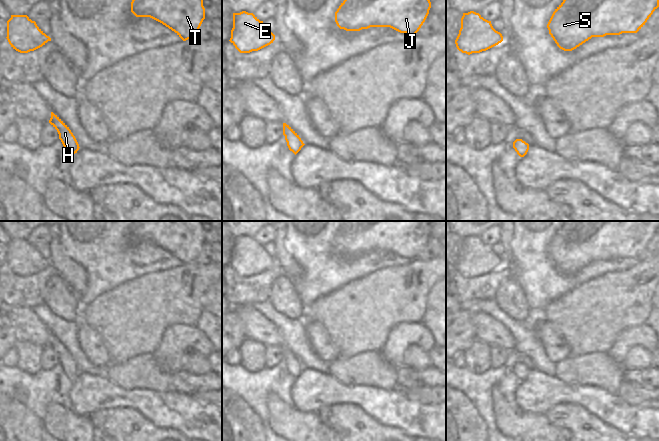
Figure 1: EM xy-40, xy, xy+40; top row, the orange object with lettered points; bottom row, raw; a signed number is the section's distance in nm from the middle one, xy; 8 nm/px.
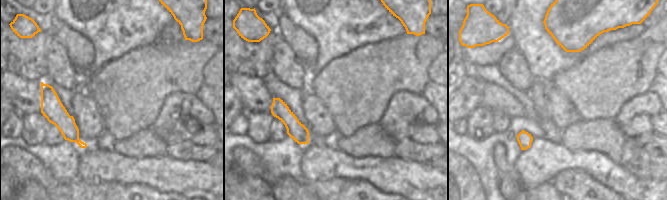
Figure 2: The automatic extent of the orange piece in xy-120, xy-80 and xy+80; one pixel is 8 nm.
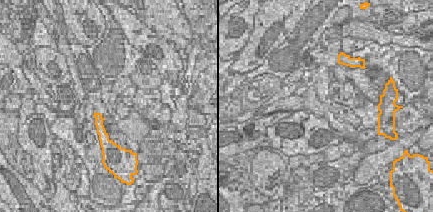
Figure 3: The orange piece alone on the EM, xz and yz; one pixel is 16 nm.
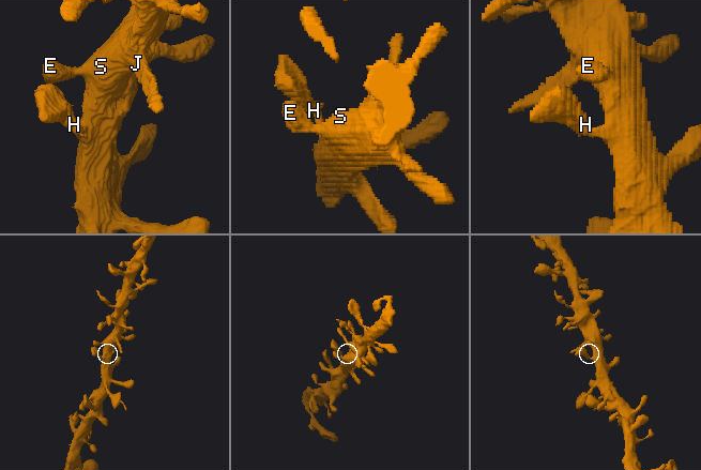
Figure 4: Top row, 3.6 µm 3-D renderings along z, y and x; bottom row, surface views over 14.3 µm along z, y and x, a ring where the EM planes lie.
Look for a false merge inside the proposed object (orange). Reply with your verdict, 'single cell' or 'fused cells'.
single cell

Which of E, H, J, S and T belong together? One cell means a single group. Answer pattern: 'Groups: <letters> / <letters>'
Groups: E H J S T.

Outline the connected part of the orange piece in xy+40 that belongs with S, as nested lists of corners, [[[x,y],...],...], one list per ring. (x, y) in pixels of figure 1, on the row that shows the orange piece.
[[[563,0],[547,28],[564,51],[591,39],[637,33],[659,7],[659,0]]]

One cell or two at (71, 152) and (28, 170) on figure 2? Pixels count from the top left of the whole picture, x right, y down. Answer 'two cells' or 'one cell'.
two cells

